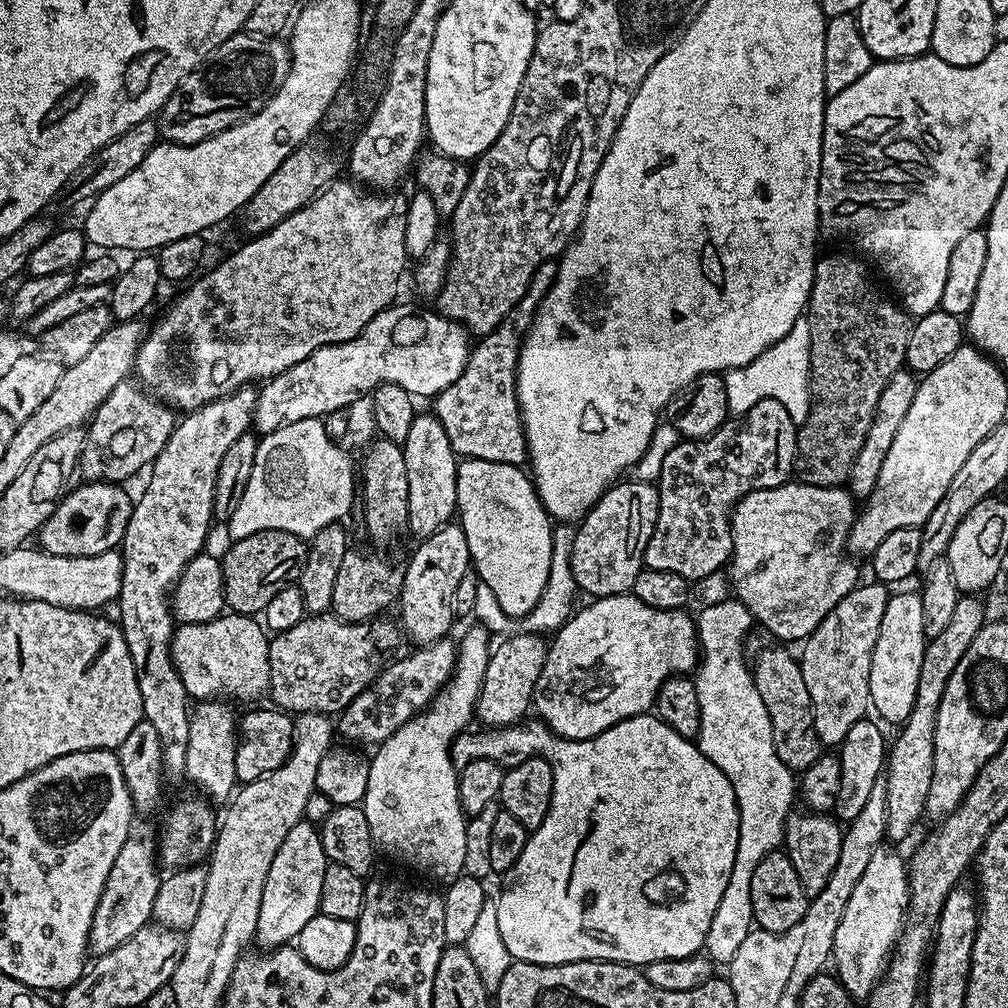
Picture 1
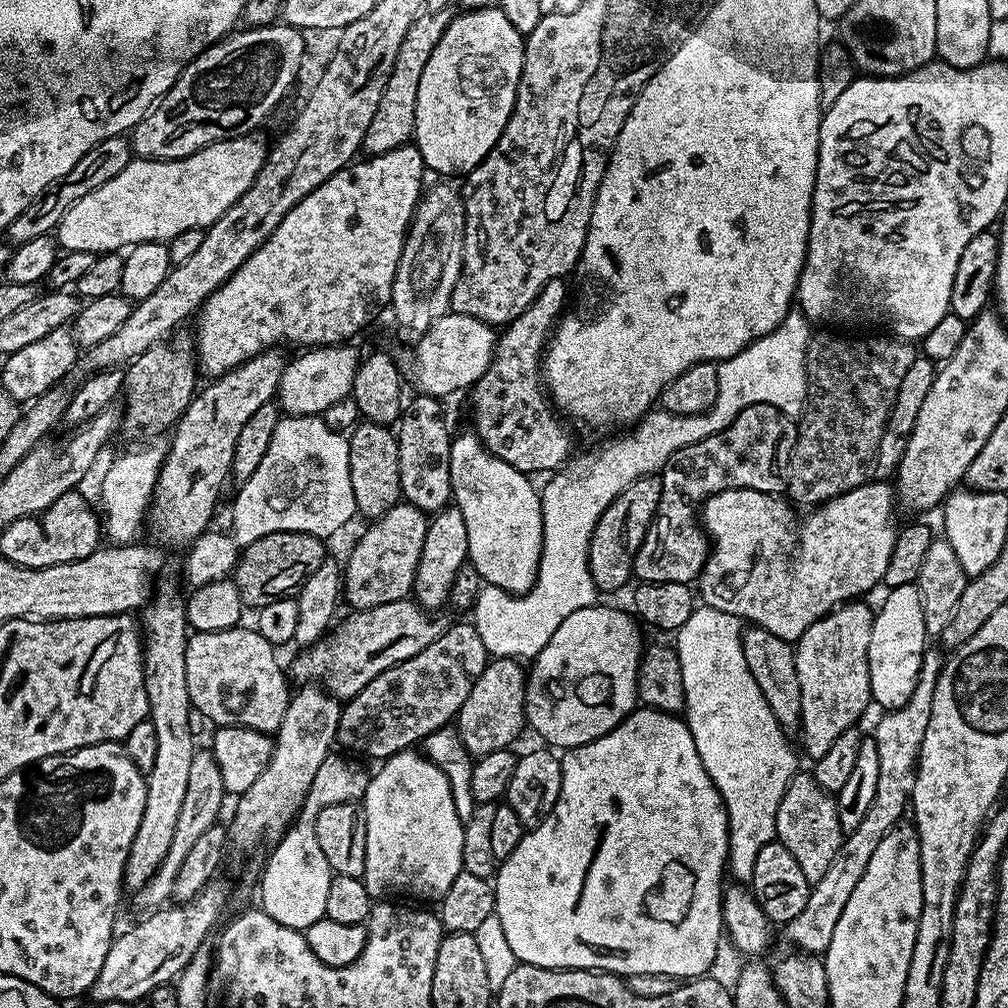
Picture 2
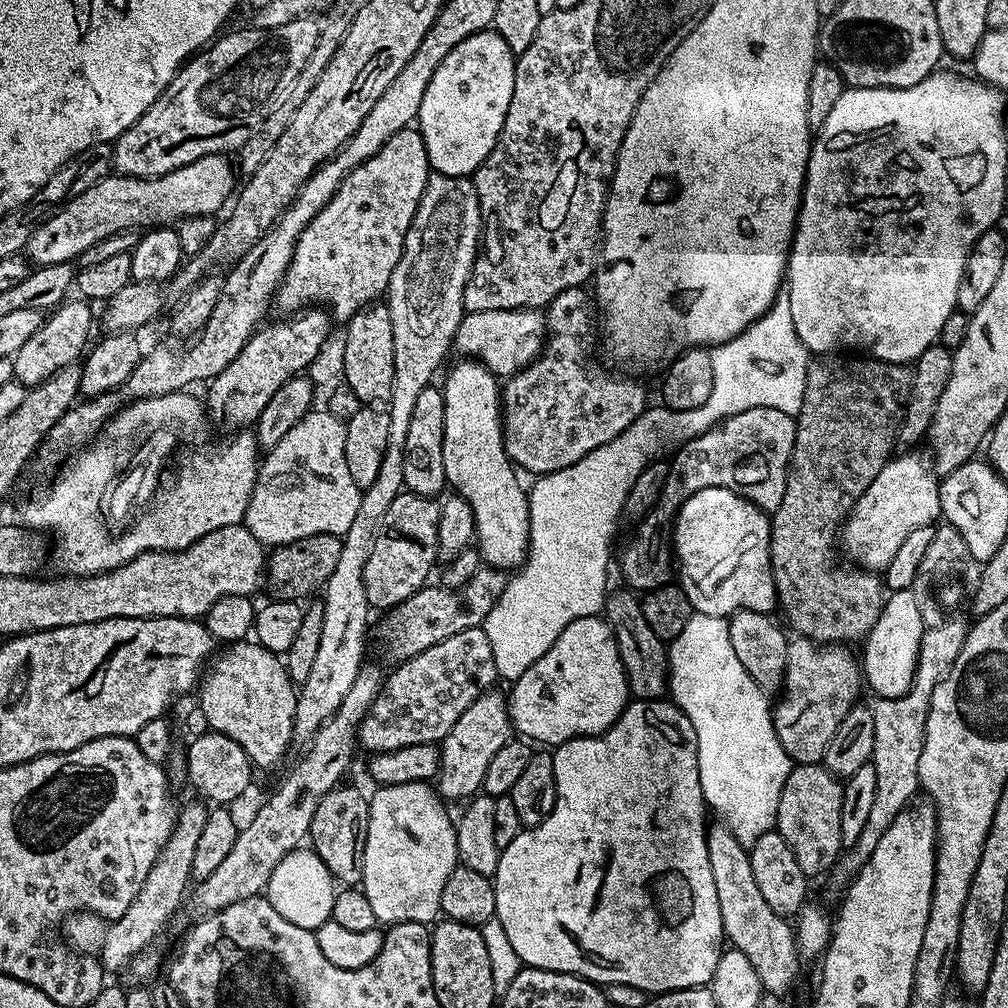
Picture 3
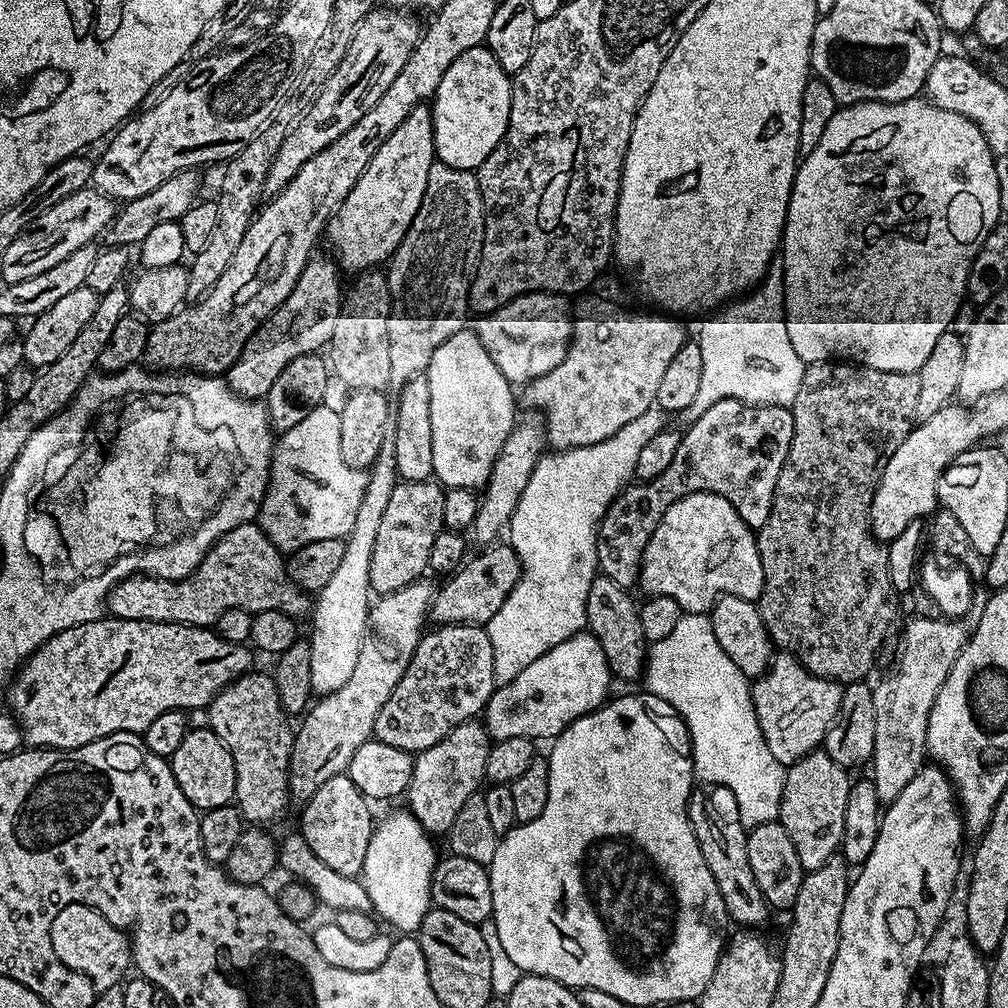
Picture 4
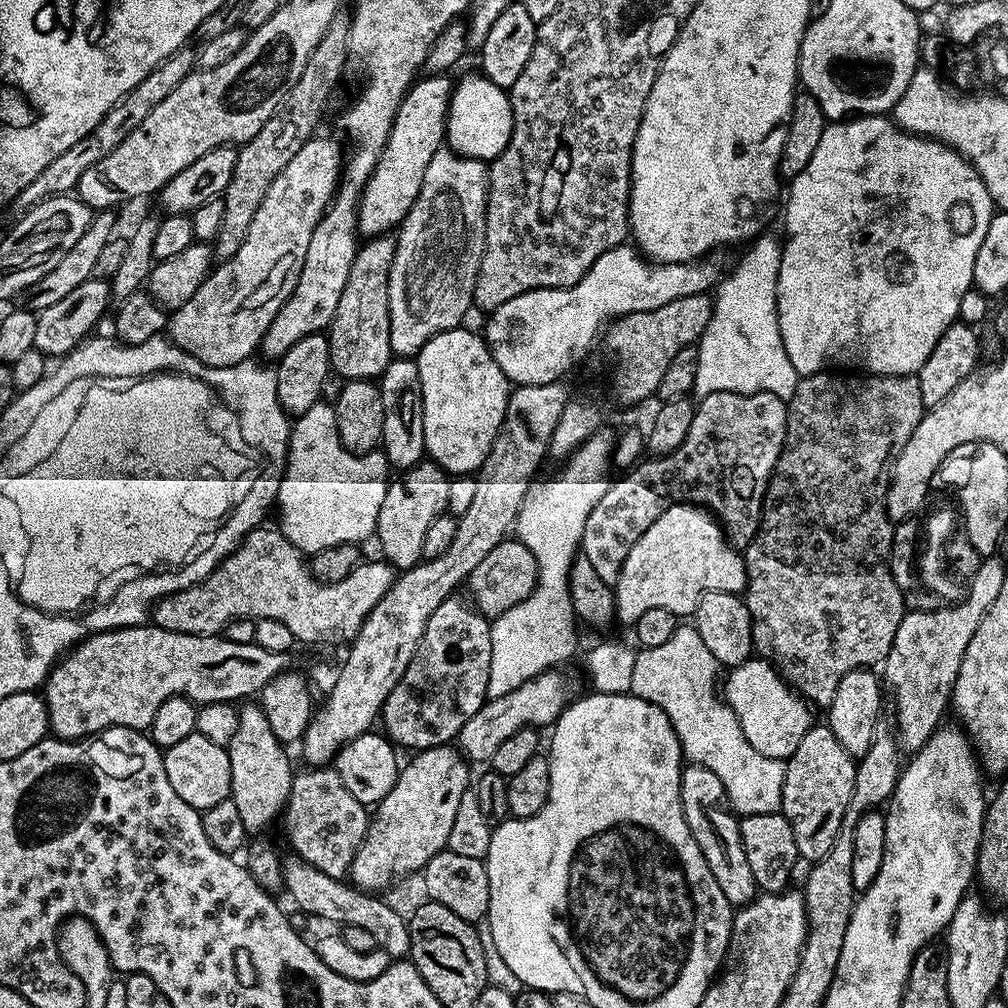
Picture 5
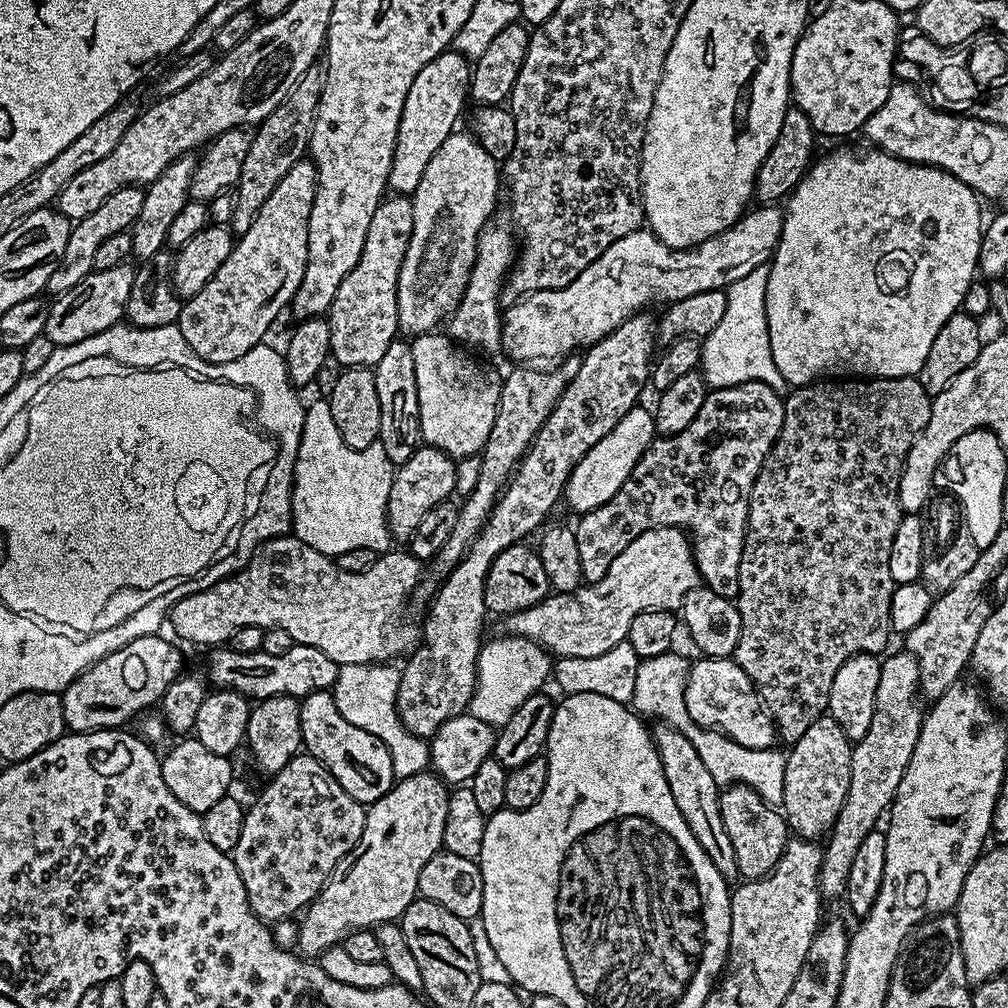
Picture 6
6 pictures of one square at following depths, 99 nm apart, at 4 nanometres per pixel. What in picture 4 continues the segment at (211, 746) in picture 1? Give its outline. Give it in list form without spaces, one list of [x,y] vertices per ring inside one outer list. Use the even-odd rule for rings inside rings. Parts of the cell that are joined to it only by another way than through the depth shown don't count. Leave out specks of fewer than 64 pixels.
[[[67,904],[54,914],[50,922],[50,946],[54,946],[54,954],[58,954],[66,968],[86,974],[97,993],[117,987],[133,967],[129,933],[106,922],[102,913],[90,910],[85,904]]]

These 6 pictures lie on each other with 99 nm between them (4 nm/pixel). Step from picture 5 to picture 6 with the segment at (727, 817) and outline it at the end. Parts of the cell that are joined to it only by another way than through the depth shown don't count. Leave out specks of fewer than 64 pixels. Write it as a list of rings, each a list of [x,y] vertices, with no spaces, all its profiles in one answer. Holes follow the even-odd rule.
[[[663,722],[653,723],[650,731],[654,746],[658,750],[658,758],[662,762],[662,772],[666,774],[666,786],[670,786],[670,794],[674,794],[674,806],[678,806],[678,814],[682,814],[686,826],[690,826],[690,834],[698,838],[698,846],[702,846],[710,862],[714,862],[718,874],[722,874],[729,882],[735,881],[734,878],[737,879],[740,876],[740,871],[738,870],[738,858],[734,858],[734,845],[730,842],[730,834],[726,834],[726,826],[722,822],[721,785],[714,782],[710,770],[706,770],[705,764],[702,763],[702,758],[698,758],[698,750],[694,750],[694,742],[690,742],[686,734],[682,734],[677,728],[671,728],[669,724]]]

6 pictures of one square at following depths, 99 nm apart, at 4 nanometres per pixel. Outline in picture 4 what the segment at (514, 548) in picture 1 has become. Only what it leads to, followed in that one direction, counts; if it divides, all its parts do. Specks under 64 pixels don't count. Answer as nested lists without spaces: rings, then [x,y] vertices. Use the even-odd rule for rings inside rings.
[[[472,330],[450,334],[450,338],[446,338],[446,342],[438,346],[438,350],[434,350],[434,358],[430,358],[426,375],[430,382],[430,442],[434,446],[433,477],[445,489],[483,489],[494,470],[494,462],[518,419],[516,400],[512,397],[514,386],[504,377],[502,370],[494,366],[494,358],[486,354],[486,346],[482,346],[482,342]]]

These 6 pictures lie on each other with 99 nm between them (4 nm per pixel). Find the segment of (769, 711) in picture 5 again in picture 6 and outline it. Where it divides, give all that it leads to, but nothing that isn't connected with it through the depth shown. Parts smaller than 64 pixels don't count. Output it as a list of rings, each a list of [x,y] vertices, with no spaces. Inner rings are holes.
[[[700,658],[688,669],[684,691],[686,710],[696,725],[715,730],[747,748],[770,748],[777,743],[776,726],[746,670],[732,658]]]

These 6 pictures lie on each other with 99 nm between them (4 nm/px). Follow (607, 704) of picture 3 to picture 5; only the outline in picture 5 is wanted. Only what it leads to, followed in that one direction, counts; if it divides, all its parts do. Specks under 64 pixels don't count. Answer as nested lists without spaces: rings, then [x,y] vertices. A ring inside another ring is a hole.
[[[553,670],[544,672],[540,676],[535,676],[530,682],[518,686],[518,690],[512,690],[510,694],[504,694],[502,698],[489,698],[462,726],[458,737],[458,748],[469,761],[484,760],[491,761],[494,750],[510,738],[510,734],[518,734],[518,730],[523,728],[543,729],[543,724],[547,726],[555,725],[557,718],[566,707],[564,700],[564,680],[560,677],[559,671]]]

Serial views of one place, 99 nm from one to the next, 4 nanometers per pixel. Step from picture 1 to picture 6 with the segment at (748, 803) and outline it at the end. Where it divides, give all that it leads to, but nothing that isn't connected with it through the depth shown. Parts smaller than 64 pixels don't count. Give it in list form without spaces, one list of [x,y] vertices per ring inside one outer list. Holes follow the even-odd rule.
[[[673,650],[663,652],[661,656],[646,656],[641,659],[635,679],[634,694],[630,701],[631,707],[641,717],[656,716],[652,718],[686,734],[686,738],[694,742],[698,758],[702,758],[702,763],[705,764],[706,770],[710,770],[716,784],[721,786],[744,784],[750,790],[754,790],[754,794],[758,794],[762,802],[766,802],[771,808],[779,809],[784,802],[787,755],[783,751],[776,752],[775,747],[747,748],[715,730],[698,727],[686,710],[684,697],[690,660],[679,656],[678,652]]]

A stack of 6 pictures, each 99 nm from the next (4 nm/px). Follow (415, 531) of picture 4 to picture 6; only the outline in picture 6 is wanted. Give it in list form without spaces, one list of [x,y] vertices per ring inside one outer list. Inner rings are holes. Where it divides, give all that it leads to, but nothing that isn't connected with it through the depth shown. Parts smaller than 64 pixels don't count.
[[[421,446],[406,458],[406,462],[393,471],[390,498],[386,502],[388,515],[388,531],[391,539],[407,541],[418,528],[418,522],[434,510],[446,499],[455,493],[454,474],[456,473],[456,460],[447,456],[442,450]]]

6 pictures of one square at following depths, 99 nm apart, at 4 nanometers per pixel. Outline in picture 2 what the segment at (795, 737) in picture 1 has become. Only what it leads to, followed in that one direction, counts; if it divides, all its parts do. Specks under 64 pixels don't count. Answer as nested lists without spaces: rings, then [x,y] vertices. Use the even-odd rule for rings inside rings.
[[[748,626],[745,627],[742,636],[742,650],[746,654],[746,666],[750,666],[750,674],[754,674],[754,682],[758,682],[758,690],[762,690],[762,698],[766,698],[766,706],[770,706],[782,731],[785,734],[799,733],[802,718],[802,686],[798,686],[793,645],[770,634],[770,630]]]

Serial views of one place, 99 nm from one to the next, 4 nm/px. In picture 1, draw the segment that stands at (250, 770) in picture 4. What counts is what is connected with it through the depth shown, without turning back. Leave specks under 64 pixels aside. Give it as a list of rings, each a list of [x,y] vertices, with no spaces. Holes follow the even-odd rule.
[[[222,614],[210,622],[181,624],[173,631],[172,661],[189,697],[200,702],[213,698],[256,700],[268,692],[270,636],[260,629],[258,621],[251,616]]]

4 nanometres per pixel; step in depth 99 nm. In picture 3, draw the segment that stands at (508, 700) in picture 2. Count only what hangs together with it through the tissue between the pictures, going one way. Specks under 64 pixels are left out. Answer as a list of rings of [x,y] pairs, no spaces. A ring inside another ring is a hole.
[[[486,691],[474,702],[470,702],[470,706],[462,710],[462,718],[454,722],[439,745],[440,770],[434,784],[445,801],[464,802],[477,795],[484,787],[486,766],[490,758],[494,758],[495,752],[513,739],[514,729],[508,713],[508,701],[503,691],[496,691]]]

